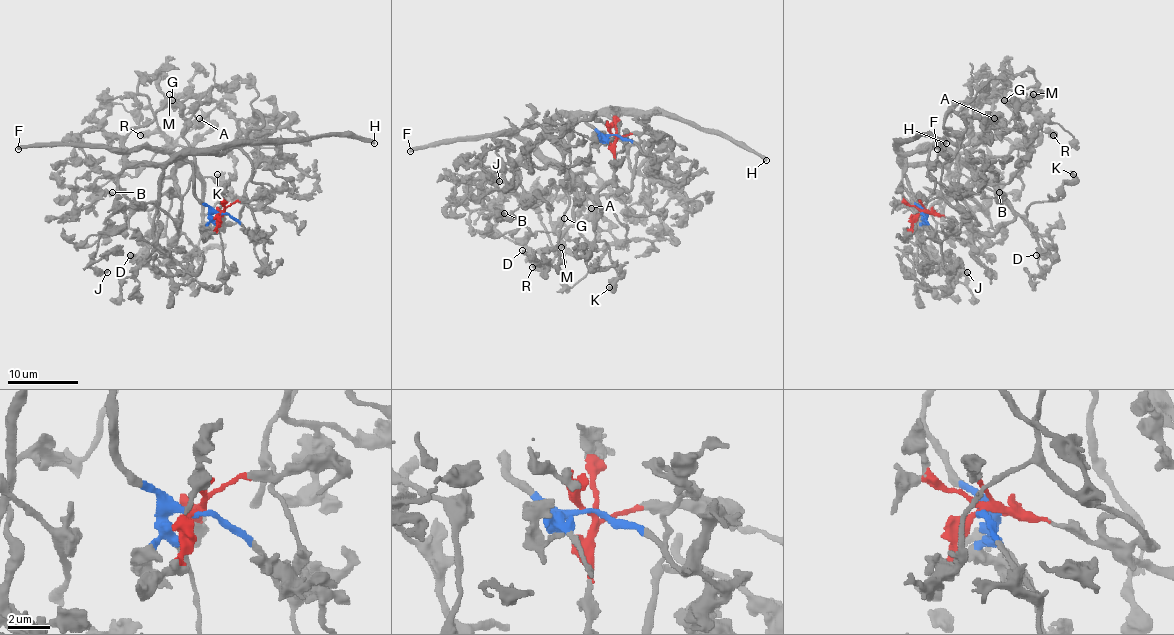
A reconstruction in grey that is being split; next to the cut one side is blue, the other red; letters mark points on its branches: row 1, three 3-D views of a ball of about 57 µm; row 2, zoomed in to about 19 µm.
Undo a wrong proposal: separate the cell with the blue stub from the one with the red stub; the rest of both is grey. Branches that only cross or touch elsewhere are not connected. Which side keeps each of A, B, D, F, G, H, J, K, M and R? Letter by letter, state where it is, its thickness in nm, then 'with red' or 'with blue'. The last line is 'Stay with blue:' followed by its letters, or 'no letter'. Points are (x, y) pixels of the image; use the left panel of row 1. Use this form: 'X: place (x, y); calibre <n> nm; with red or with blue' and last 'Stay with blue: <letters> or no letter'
A: place (199, 118); calibre 360 nm; with blue
B: place (112, 192); calibre 440 nm; with red
D: place (130, 255); calibre 320 nm; with red
F: place (18, 149); calibre 440 nm; with red
G: place (172, 100); calibre 400 nm; with blue
H: place (374, 143); calibre 400 nm; with blue
J: place (107, 272); calibre 320 nm; with blue
K: place (217, 174); calibre 360 nm; with red
M: place (169, 94); calibre 360 nm; with blue
R: place (140, 135); calibre 650 nm; with red
Stay with blue: A, G, H, J, M

